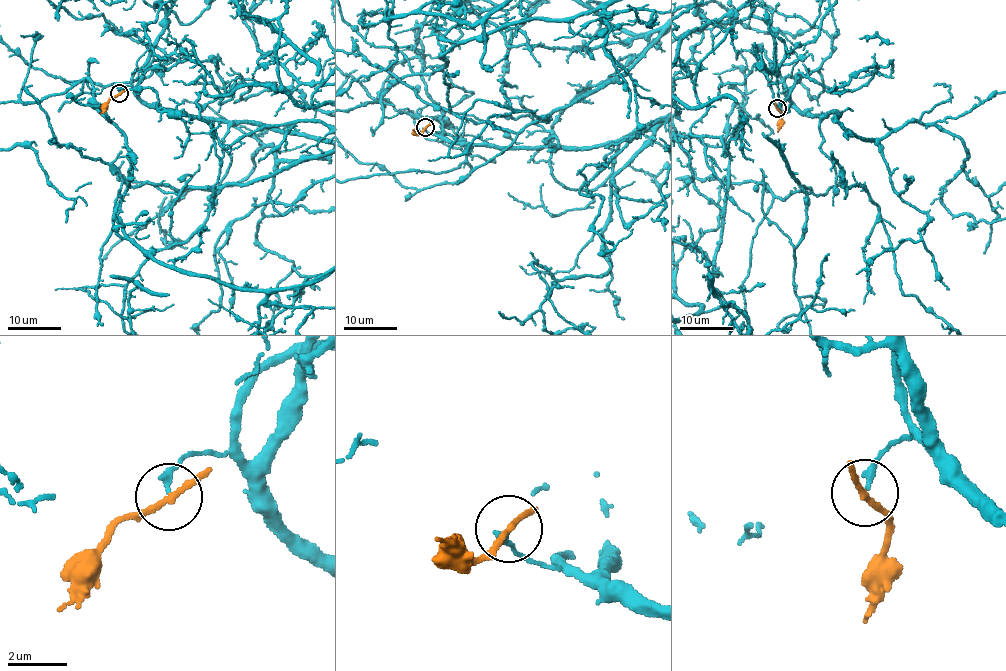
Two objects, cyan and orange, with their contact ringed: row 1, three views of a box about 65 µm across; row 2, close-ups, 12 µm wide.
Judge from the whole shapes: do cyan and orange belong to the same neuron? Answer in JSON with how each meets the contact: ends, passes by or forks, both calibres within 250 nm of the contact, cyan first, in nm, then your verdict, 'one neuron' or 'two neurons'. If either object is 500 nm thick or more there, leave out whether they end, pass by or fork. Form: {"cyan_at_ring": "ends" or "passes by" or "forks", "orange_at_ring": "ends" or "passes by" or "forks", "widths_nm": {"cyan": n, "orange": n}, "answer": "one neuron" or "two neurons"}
{"cyan_at_ring": "ends", "orange_at_ring": "passes by", "widths_nm": {"cyan": 240, "orange": 200}, "answer": "two neurons"}

